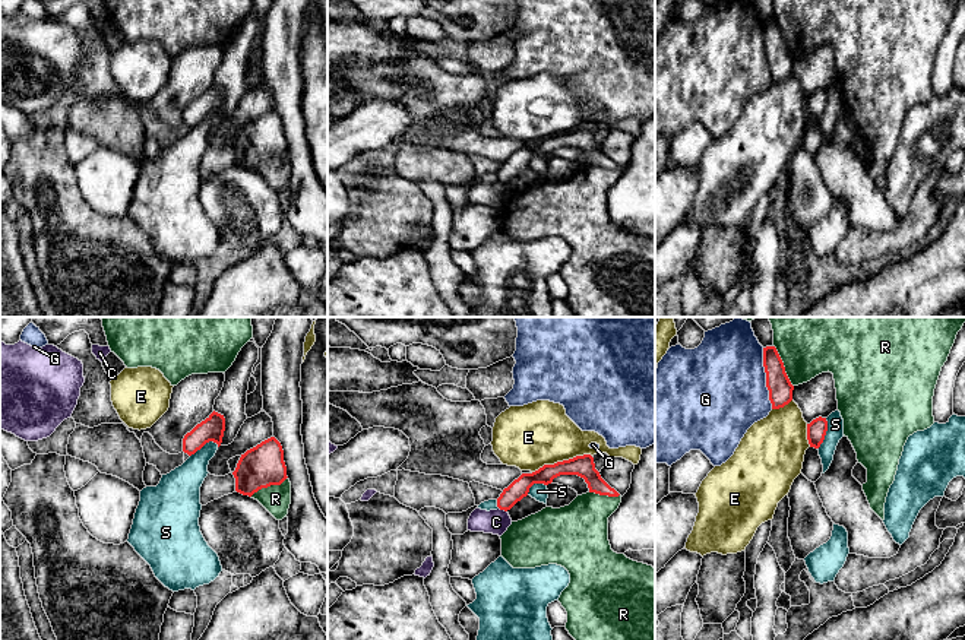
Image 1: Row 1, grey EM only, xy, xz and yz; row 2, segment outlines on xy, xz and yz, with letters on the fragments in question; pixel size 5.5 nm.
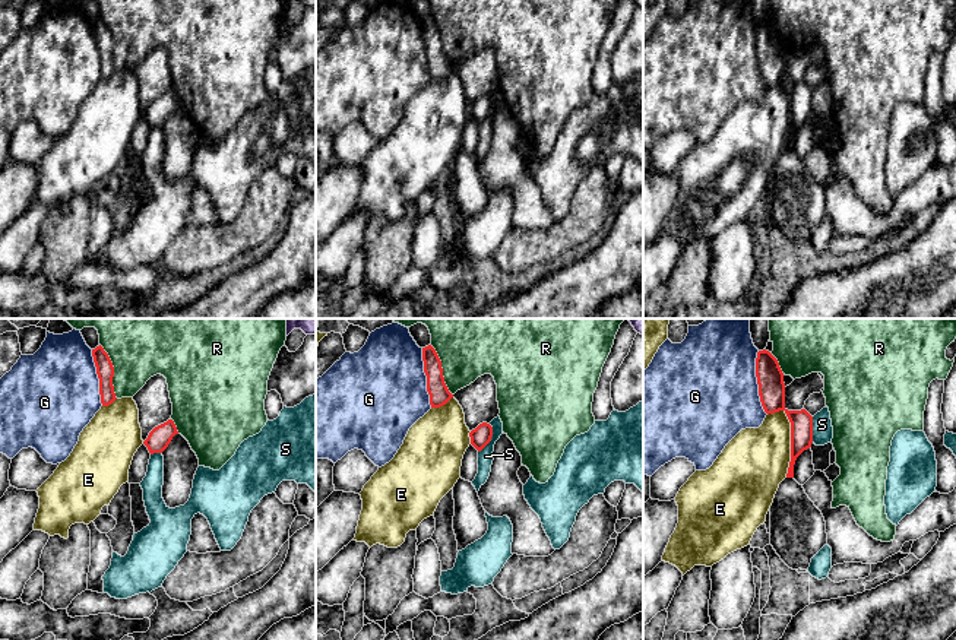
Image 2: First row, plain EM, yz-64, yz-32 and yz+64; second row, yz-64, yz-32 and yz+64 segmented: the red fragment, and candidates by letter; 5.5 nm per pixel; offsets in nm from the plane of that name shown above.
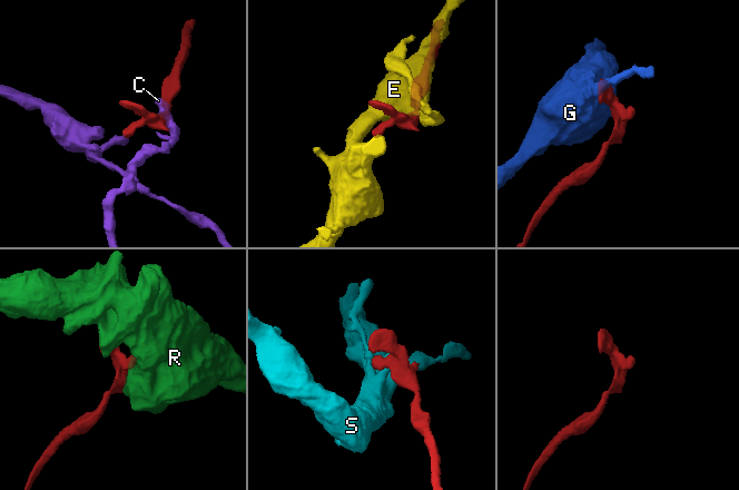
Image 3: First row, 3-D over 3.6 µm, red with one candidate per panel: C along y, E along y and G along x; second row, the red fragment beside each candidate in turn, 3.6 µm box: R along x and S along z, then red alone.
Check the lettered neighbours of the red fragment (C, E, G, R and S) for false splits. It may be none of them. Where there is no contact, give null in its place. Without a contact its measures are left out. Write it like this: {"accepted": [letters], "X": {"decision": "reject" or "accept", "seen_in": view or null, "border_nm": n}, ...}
{"accepted": [], "C": {"decision": "reject", "seen_in": "xz", "border_nm": 50}, "E": {"decision": "reject", "seen_in": "xz", "border_nm": 340}, "G": {"decision": "reject", "seen_in": "yz", "border_nm": 340}, "R": {"decision": "reject", "seen_in": "yz", "border_nm": 260}, "S": {"decision": "reject", "seen_in": "yz", "border_nm": 180}}

